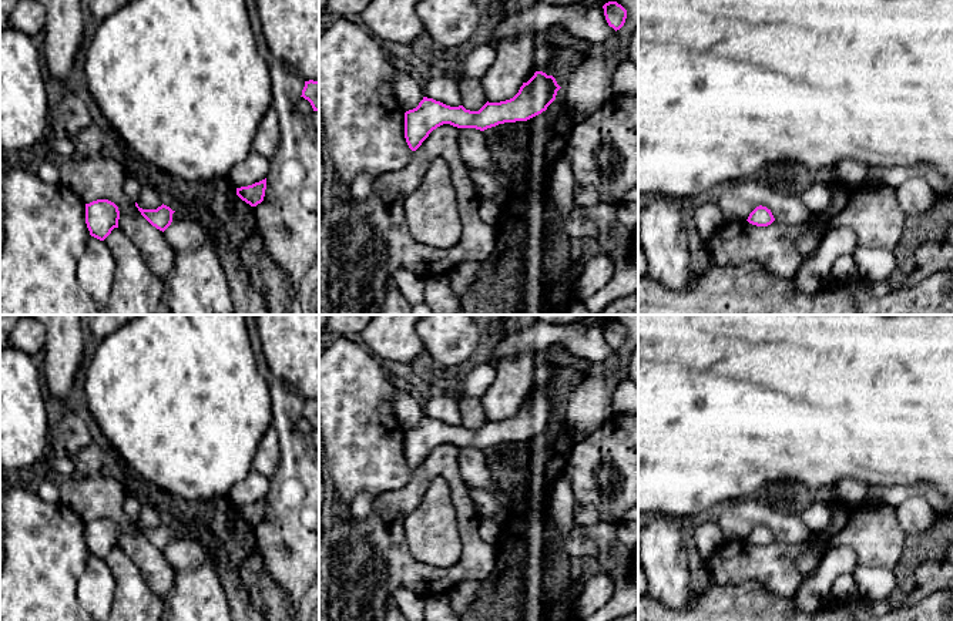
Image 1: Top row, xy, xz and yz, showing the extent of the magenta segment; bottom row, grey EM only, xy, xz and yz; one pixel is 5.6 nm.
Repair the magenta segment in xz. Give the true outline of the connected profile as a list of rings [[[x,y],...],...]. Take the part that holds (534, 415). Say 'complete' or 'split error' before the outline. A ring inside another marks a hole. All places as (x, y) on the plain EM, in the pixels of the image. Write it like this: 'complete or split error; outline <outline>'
complete; outline [[[536,390],[513,417],[487,420],[479,430],[466,429],[463,424],[450,426],[423,416],[416,427],[405,432],[406,461],[416,470],[429,453],[443,443],[484,450],[504,442],[527,440],[546,430],[560,407],[553,395]]]

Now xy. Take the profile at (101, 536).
complete; outline [[[108,518],[85,523],[85,543],[90,554],[104,560],[114,547],[118,547],[118,526]]]

